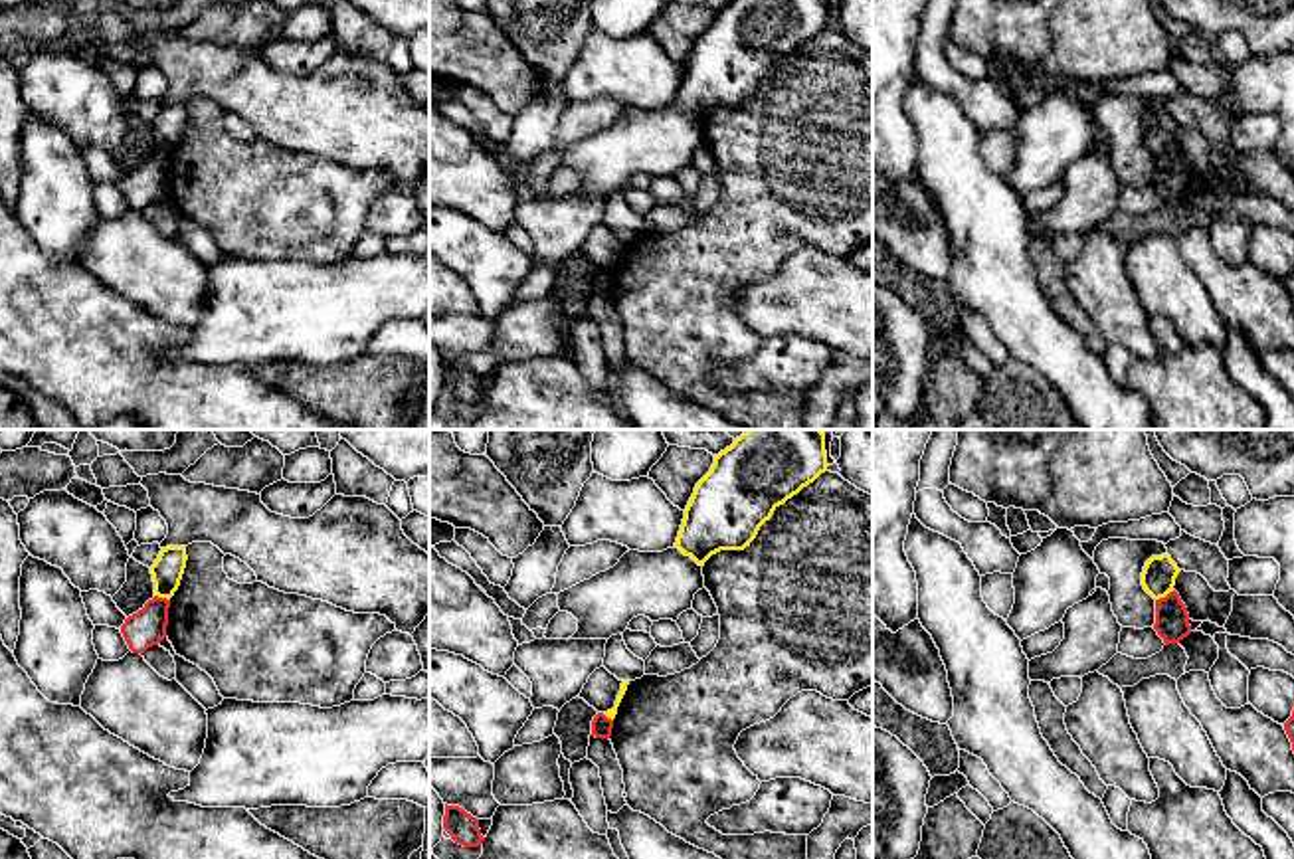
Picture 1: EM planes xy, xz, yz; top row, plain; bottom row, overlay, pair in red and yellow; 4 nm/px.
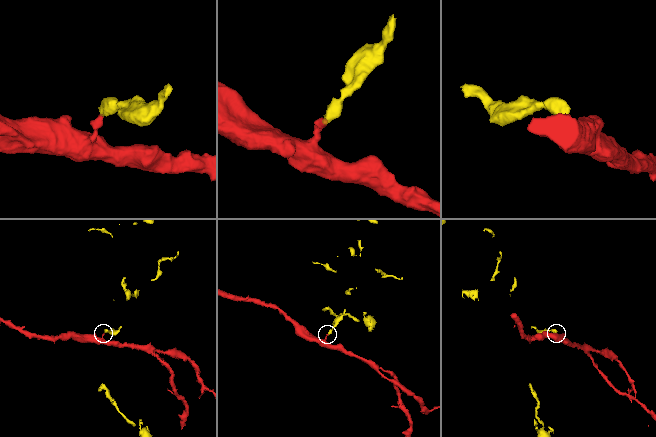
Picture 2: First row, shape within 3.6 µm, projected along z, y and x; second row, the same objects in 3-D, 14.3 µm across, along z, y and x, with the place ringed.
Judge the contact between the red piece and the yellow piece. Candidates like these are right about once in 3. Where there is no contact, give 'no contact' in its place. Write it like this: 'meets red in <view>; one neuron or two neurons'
meets red in yz; two neurons

